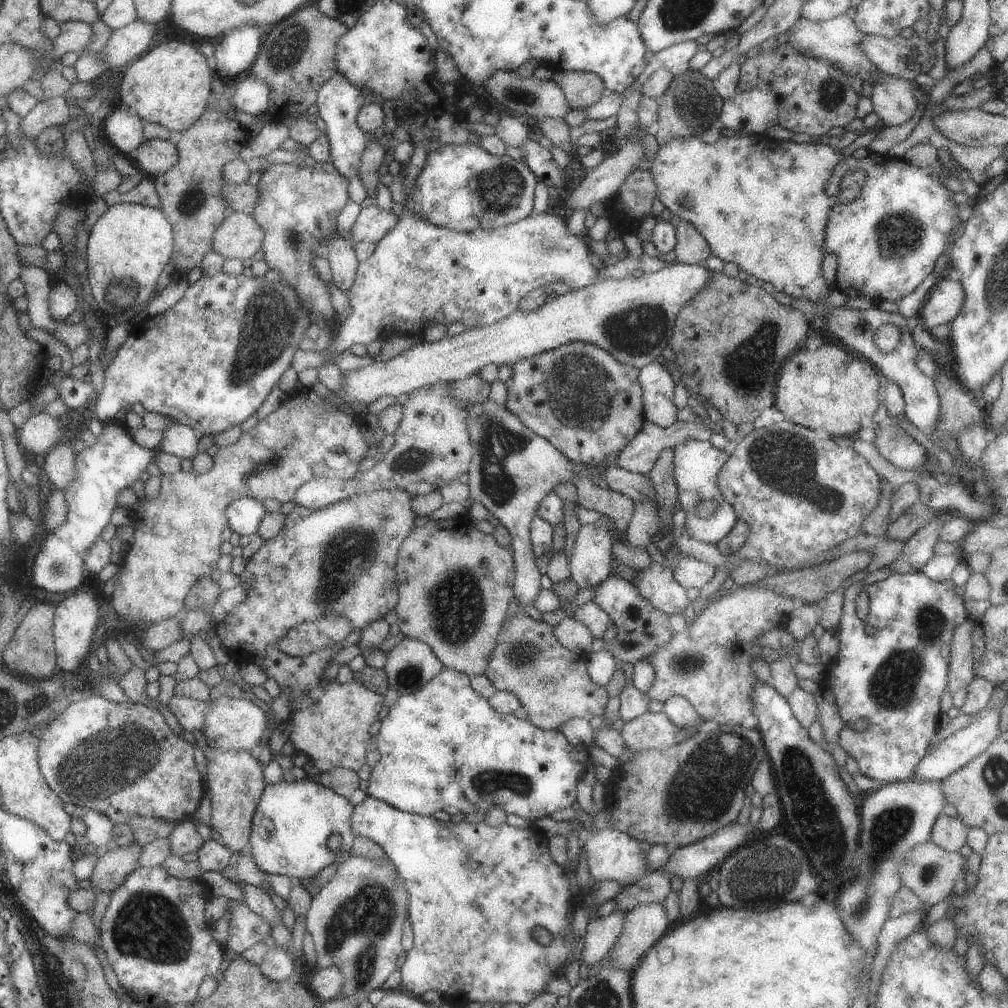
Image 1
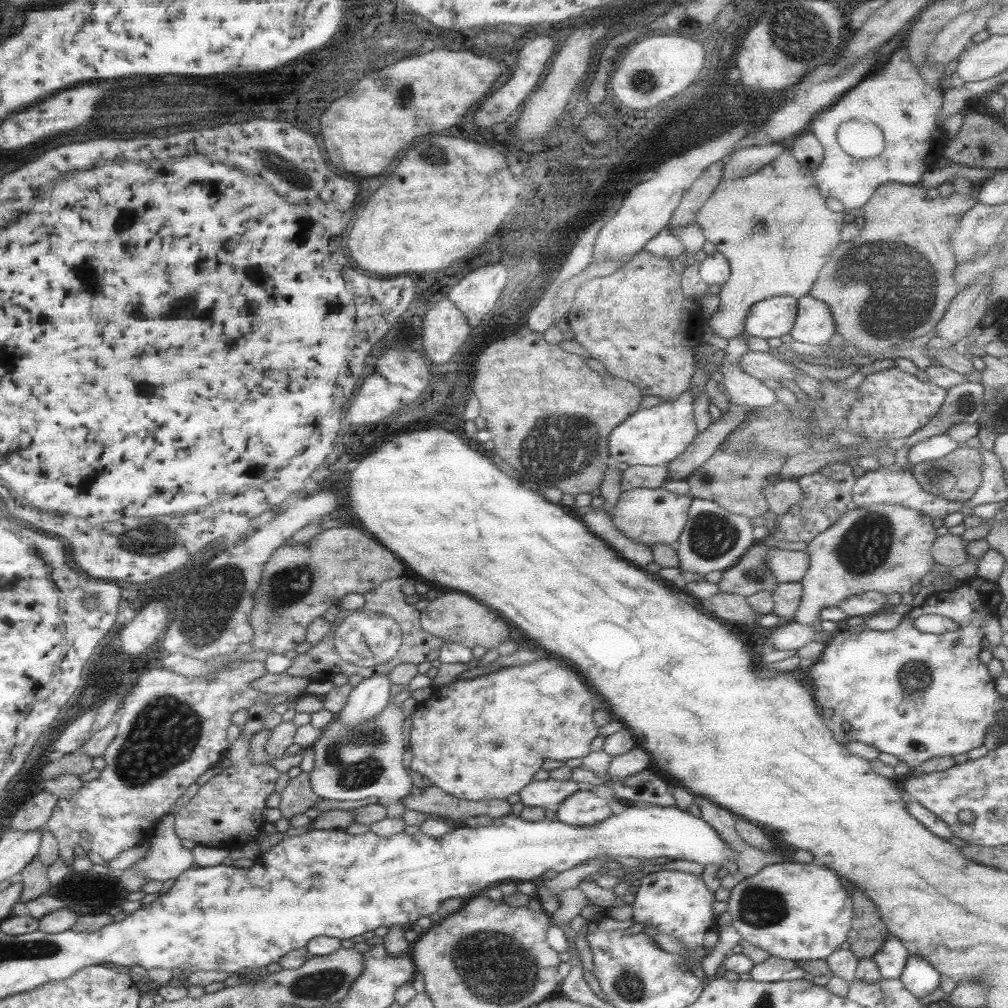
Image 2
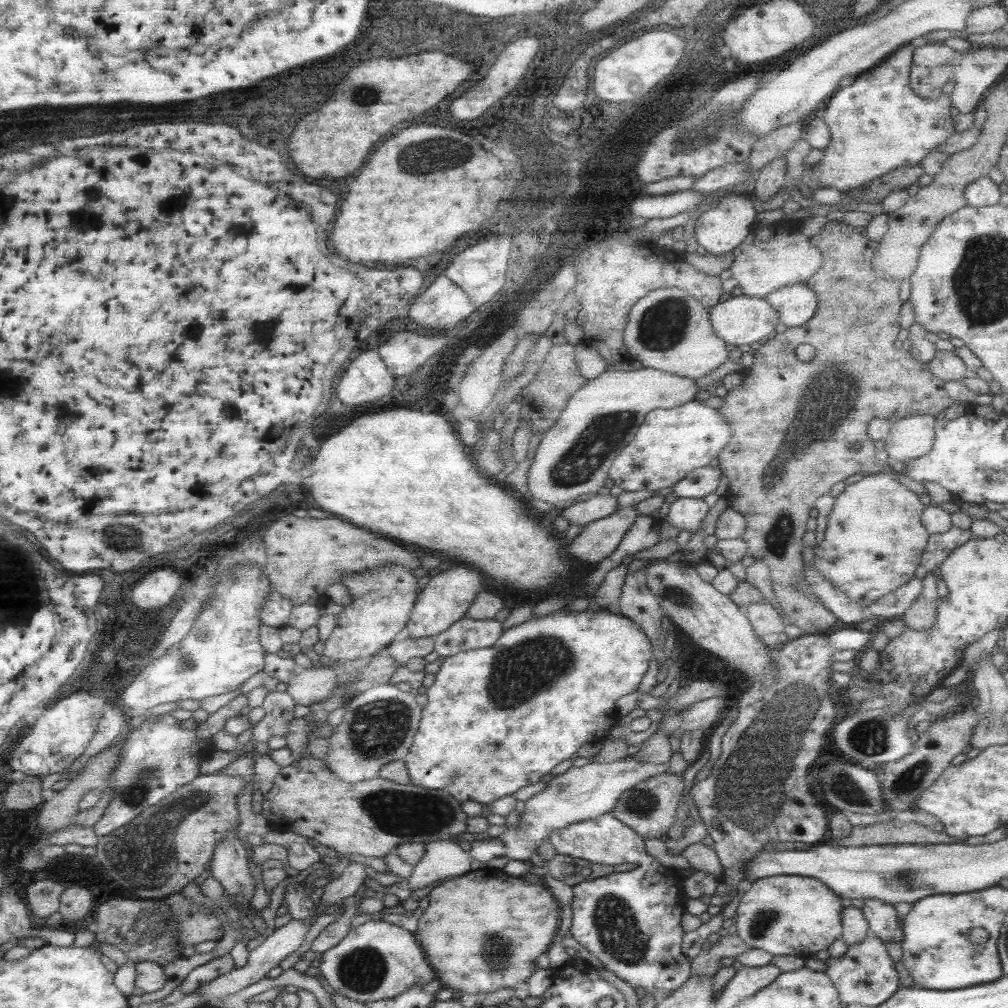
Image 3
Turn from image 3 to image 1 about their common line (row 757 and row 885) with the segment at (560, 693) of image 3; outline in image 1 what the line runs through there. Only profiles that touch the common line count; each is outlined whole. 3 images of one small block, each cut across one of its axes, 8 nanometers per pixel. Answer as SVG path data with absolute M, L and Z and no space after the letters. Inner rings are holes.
M366 795L365 800L361 804L353 806L353 812L349 816L349 830L353 834L352 845L347 850L349 857L361 857L367 860L381 860L391 864L395 872L401 879L401 884L407 886L407 918L411 922L411 930L413 941L411 949L405 954L405 960L400 972L400 988L406 990L408 994L421 998L424 992L435 990L441 994L441 997L447 1002L460 1005L466 1002L479 1002L479 1004L509 1004L515 1002L519 1006L525 1006L531 1002L539 992L543 992L545 984L556 975L562 975L563 964L567 964L569 960L579 959L581 948L583 948L583 937L575 938L571 932L571 922L569 922L569 914L571 914L569 882L562 866L556 864L549 857L549 850L545 842L536 842L535 834L529 828L515 828L507 824L499 824L499 826L487 826L480 823L467 823L459 821L452 823L451 821L439 821L431 815L418 815L415 813L407 813L396 808L391 808L383 802L371 796ZM535 927L544 928L553 936L553 940L549 944L542 946L537 943L532 936L532 929Z

